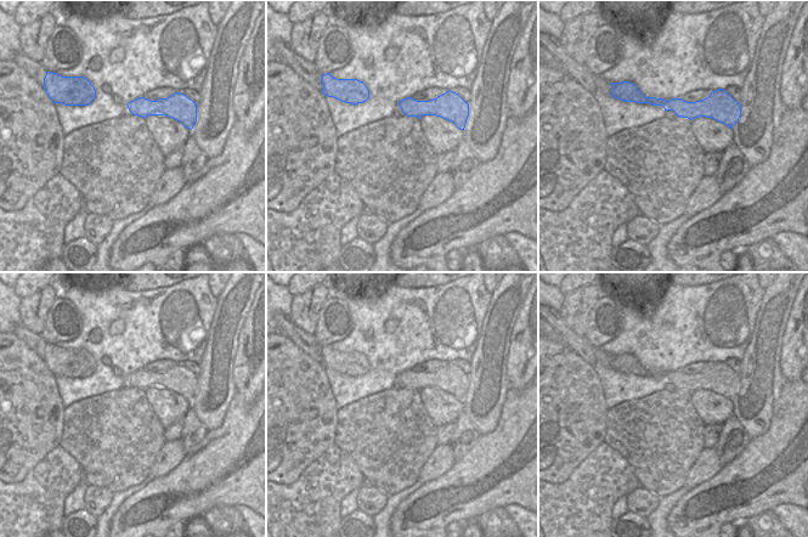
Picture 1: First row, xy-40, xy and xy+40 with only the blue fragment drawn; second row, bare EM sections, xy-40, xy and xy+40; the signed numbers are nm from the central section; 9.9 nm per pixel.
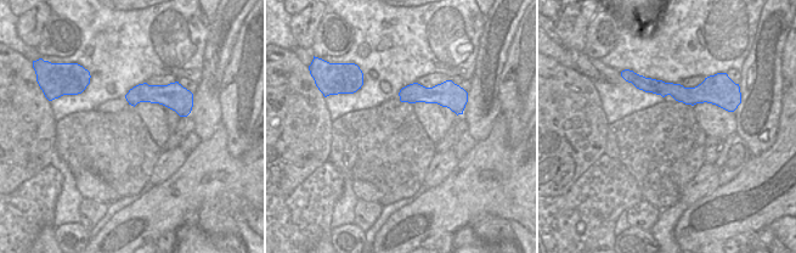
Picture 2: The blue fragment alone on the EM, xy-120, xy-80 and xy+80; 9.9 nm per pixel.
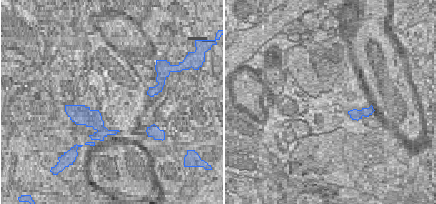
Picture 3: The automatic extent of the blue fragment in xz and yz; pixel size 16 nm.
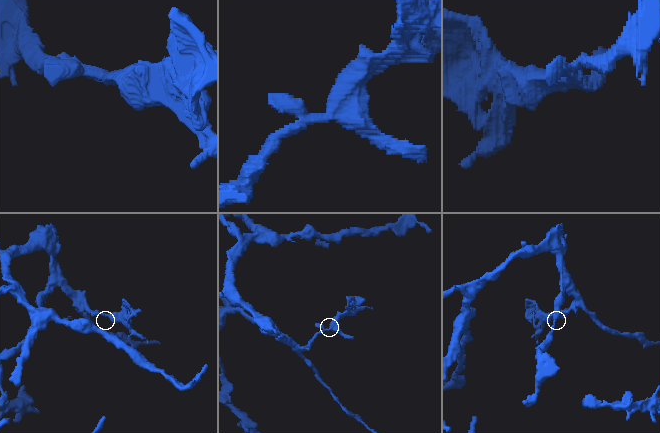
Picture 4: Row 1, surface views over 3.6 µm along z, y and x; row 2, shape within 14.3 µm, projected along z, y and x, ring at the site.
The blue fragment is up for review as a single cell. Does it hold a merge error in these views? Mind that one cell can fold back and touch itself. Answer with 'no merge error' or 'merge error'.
merge error

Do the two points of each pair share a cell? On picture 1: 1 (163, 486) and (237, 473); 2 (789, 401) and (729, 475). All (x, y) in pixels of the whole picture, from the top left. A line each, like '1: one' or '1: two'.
1: one
2: one

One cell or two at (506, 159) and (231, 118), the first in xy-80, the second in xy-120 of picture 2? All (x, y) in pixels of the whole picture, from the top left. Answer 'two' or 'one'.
two

